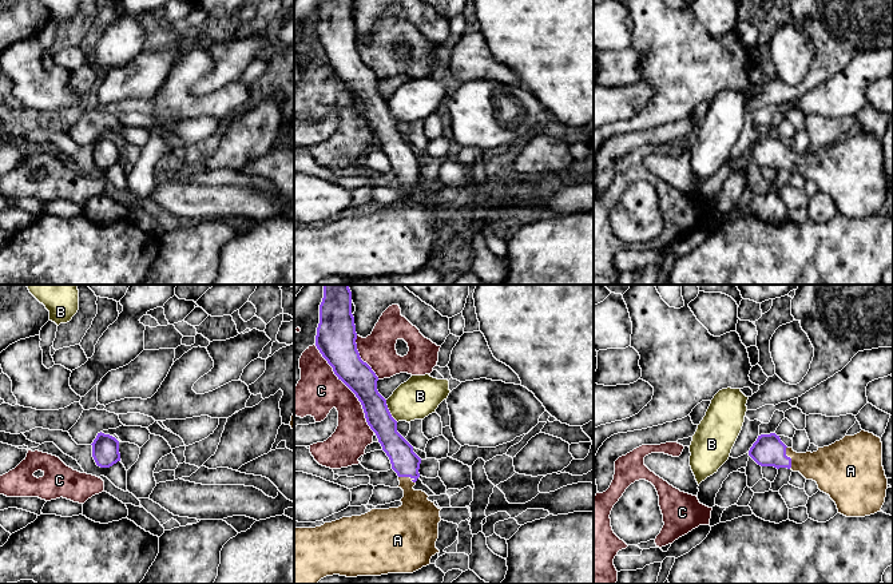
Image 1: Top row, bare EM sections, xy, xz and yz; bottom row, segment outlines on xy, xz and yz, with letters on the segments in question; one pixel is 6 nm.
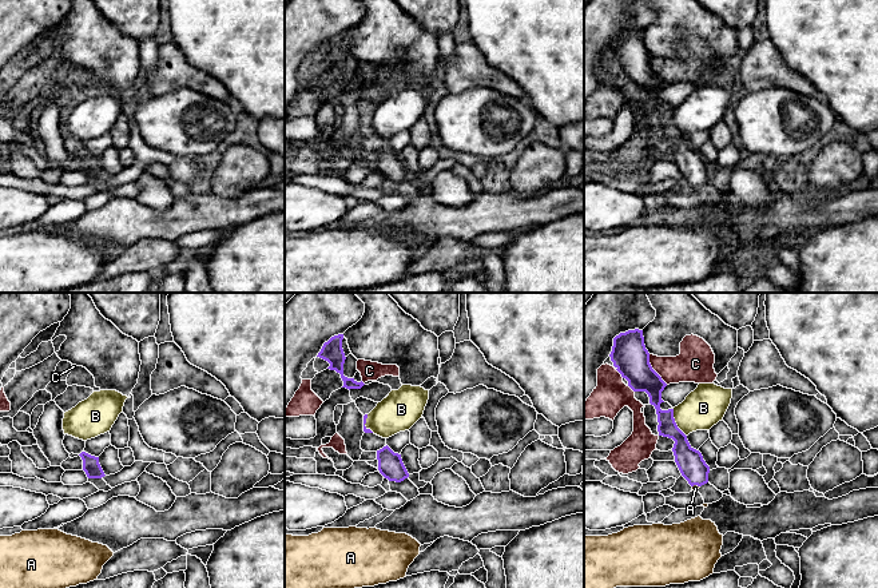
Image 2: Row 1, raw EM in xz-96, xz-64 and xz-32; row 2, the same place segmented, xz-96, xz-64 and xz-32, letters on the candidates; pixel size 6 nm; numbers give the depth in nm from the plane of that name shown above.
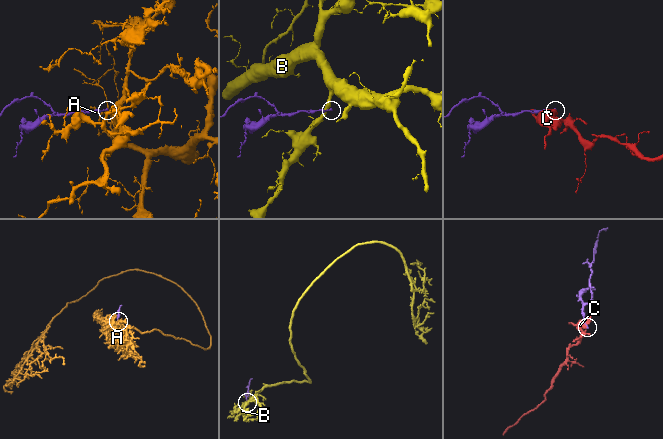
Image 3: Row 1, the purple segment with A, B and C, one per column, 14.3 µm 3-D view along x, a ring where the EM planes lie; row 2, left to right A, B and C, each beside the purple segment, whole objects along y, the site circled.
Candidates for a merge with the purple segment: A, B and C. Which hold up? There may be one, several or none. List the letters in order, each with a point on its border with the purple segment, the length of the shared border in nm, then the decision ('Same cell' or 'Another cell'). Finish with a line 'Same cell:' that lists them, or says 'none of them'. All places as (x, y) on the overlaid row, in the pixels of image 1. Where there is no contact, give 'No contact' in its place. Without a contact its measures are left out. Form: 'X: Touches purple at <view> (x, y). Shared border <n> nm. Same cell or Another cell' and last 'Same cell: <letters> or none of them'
A: Touches purple at yz (789, 457). Shared border 140 nm. Same cell
B: Touches purple at xz (388, 410). Shared border 150 nm. Another cell
C: Touches purple at xz (349, 388). Shared border 650 nm. Another cell
Same cell: A

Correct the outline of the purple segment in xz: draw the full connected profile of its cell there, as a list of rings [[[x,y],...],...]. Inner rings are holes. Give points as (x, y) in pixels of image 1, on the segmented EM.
[[[324,285],[324,298],[320,305],[320,323],[317,327],[315,346],[333,368],[334,374],[358,398],[362,405],[365,418],[370,429],[376,433],[382,450],[390,460],[392,469],[397,473],[400,485],[404,490],[402,502],[398,508],[372,509],[361,516],[342,517],[325,523],[315,528],[294,528],[294,584],[317,584],[326,576],[340,575],[346,577],[381,576],[388,573],[413,573],[430,564],[430,559],[440,551],[436,548],[438,539],[440,510],[434,501],[428,500],[422,490],[414,490],[421,458],[413,452],[413,446],[397,432],[397,421],[392,417],[386,400],[377,390],[378,377],[372,368],[364,362],[357,350],[357,333],[354,317],[352,314],[352,291],[349,285]]]

